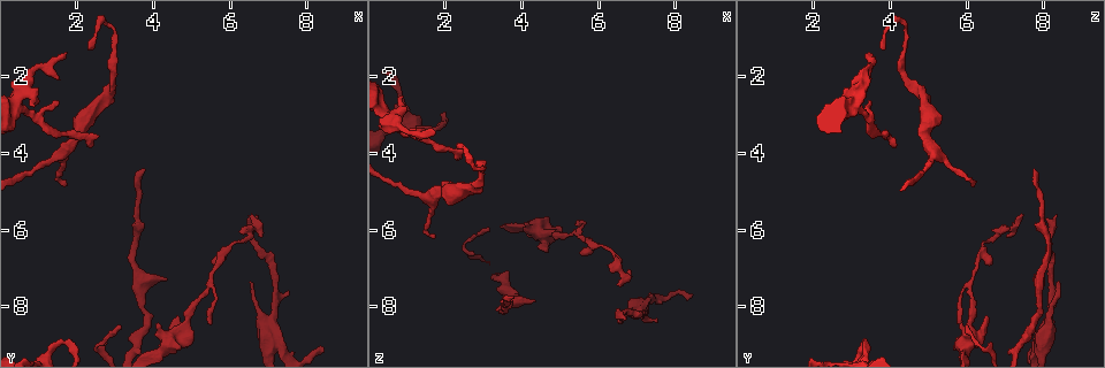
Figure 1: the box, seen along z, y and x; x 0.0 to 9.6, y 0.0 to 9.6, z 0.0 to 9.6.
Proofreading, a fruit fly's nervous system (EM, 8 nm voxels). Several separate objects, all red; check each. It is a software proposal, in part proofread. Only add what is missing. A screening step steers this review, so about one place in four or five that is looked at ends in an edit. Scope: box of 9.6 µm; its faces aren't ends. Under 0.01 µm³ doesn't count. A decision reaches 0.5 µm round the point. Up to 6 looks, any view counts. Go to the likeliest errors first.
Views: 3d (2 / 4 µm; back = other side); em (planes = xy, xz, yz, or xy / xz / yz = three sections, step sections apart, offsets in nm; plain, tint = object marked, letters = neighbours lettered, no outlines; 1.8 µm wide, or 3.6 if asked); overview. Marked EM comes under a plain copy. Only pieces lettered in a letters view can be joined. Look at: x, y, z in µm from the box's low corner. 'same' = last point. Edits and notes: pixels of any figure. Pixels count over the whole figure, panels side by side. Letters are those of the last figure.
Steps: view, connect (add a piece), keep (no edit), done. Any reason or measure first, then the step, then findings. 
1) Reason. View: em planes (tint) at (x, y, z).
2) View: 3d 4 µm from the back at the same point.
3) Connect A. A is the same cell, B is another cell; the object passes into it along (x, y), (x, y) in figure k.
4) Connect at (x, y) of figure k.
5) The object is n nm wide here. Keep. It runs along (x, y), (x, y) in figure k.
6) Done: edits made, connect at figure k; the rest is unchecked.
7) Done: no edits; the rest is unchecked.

Free end. View: em planes (letters) at (1.70, 1.35, 3.45).

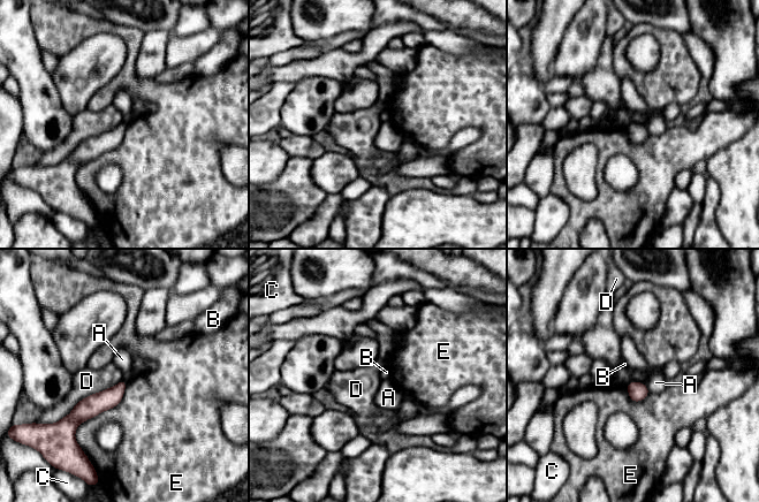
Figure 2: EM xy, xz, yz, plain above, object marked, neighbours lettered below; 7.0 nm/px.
The object is 130 nm wide here. Keep. A, B, C, D and E are other cells; a border runs along (122, 380), (84, 396), (53, 423) in figure 2; no lettered piece goes on from it.

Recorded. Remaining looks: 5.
Free end. View: em planes (letters) at (2.45, 3.80, 4.15).

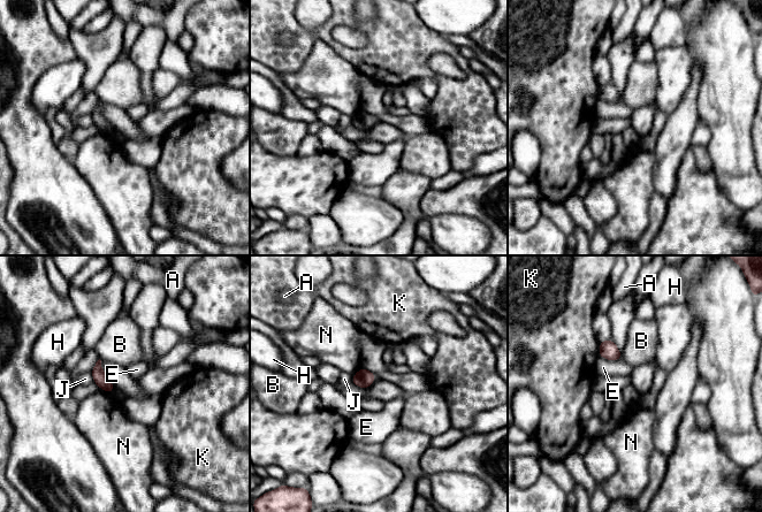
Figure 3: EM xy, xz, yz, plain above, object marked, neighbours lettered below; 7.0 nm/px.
The longest contact is with E, 150 nm. Keep. A, B, E, H, J, K and N are other cells; no lettered piece goes on from it.

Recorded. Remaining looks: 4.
View: em yz step 4 (letters) at (4.40, 7.35, 7.95).

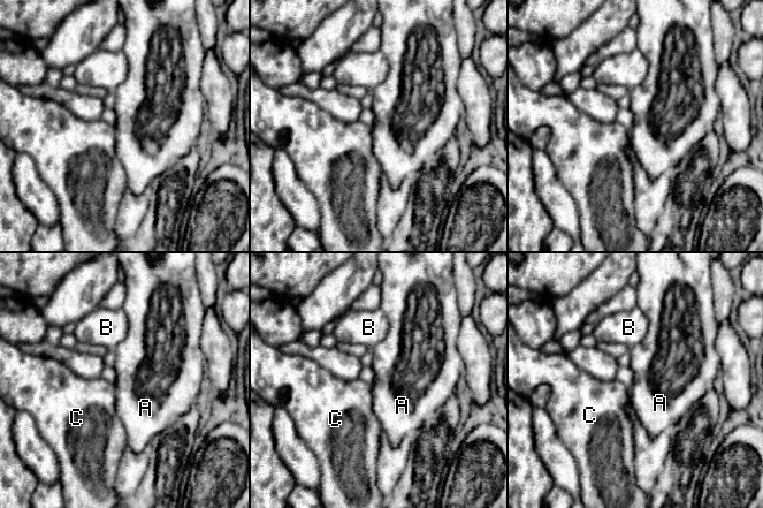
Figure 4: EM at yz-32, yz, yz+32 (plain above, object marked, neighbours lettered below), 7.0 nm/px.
View: em planes (letters) at the same point.

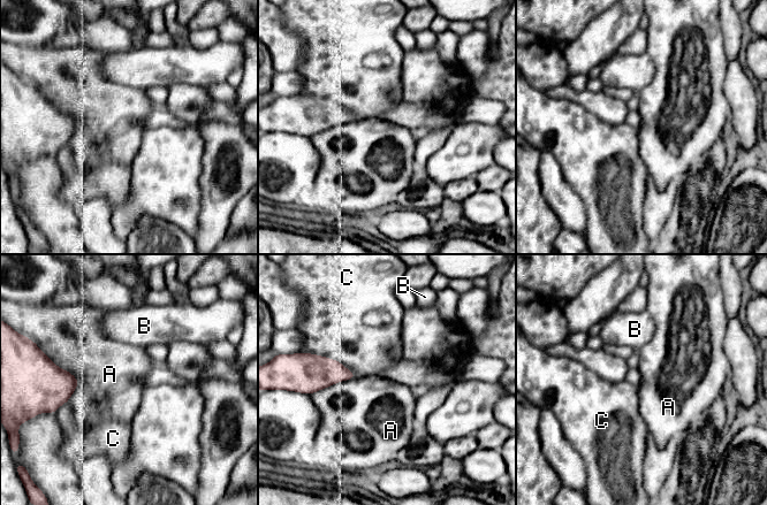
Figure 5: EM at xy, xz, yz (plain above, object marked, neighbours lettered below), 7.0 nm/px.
Keep. A, B and C are other cells; a border runs along (52, 360), (77, 381), (66, 403) in figure 5; none of them fits.

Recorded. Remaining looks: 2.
Done: no edits; the rest is unchecked.

